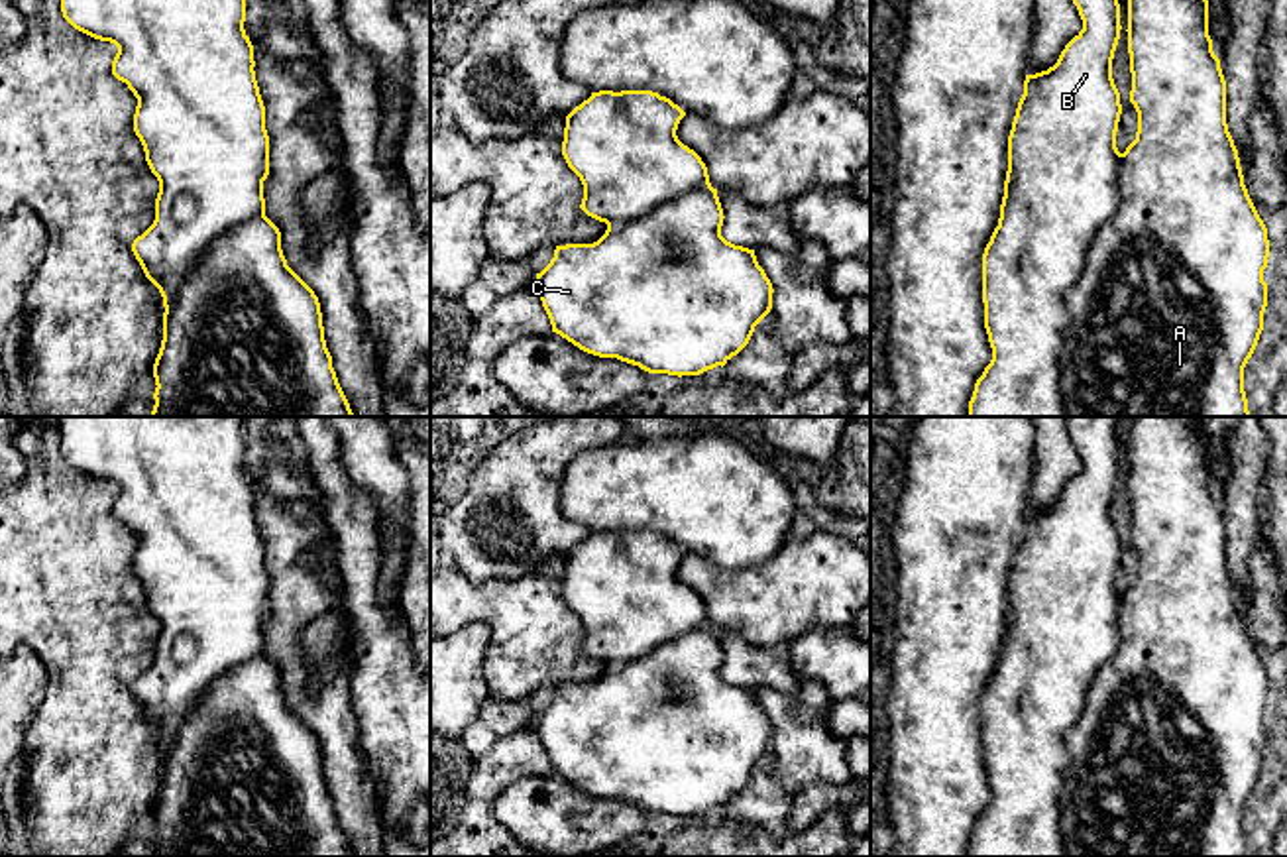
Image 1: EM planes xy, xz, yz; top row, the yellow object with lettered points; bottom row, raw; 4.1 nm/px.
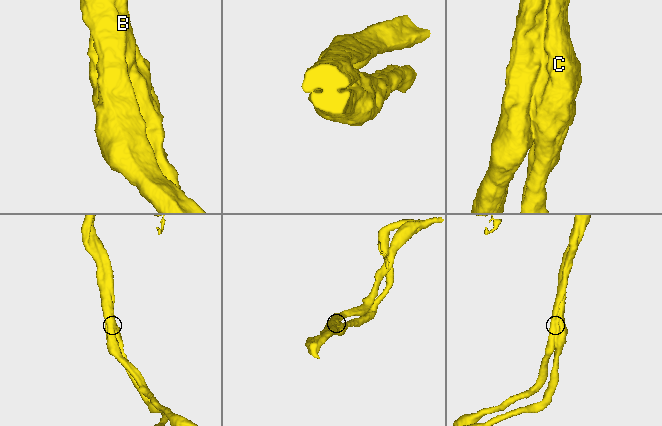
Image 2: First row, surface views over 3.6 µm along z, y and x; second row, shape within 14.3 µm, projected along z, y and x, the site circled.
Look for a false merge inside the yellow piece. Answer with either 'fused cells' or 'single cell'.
fused cells

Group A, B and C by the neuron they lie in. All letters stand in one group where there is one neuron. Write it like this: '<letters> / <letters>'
A C / B

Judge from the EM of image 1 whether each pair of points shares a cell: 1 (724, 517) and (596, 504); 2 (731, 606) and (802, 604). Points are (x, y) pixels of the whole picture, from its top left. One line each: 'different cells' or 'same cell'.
1: same cell
2: same cell

